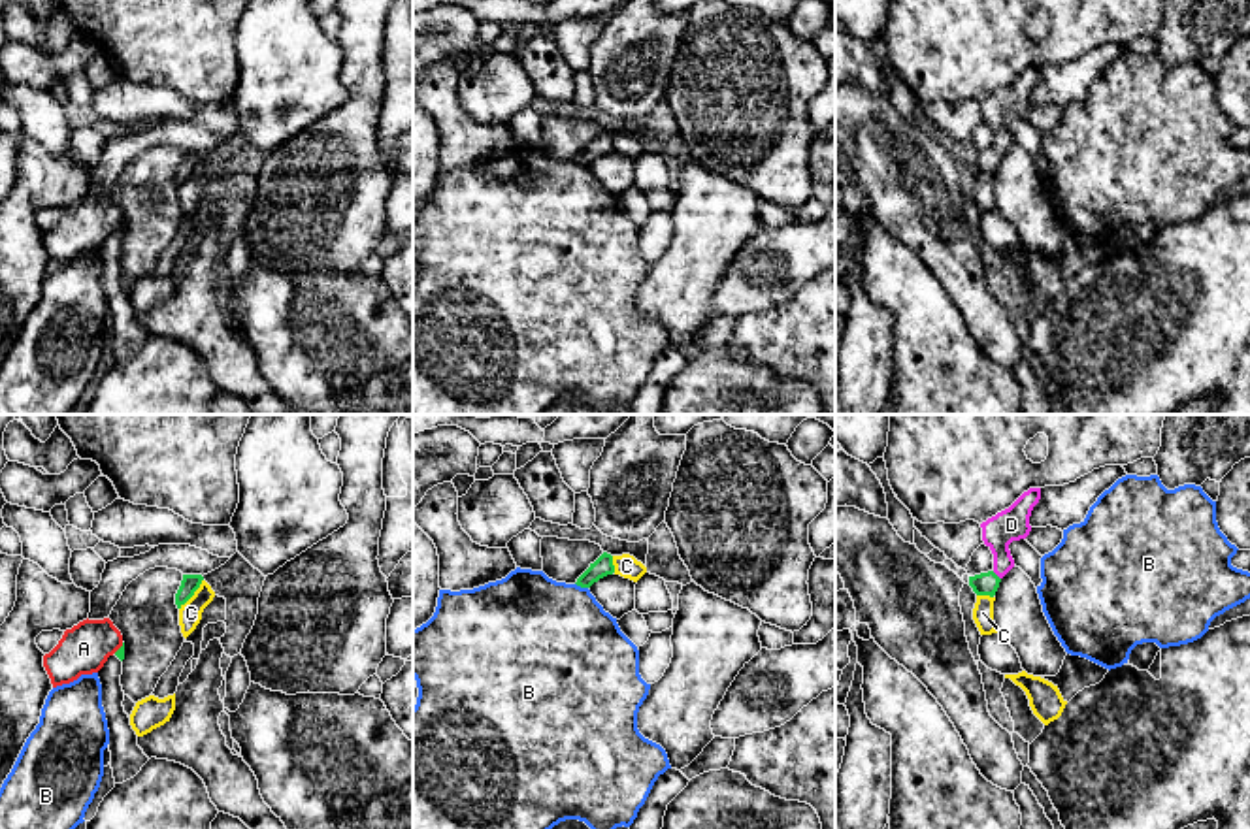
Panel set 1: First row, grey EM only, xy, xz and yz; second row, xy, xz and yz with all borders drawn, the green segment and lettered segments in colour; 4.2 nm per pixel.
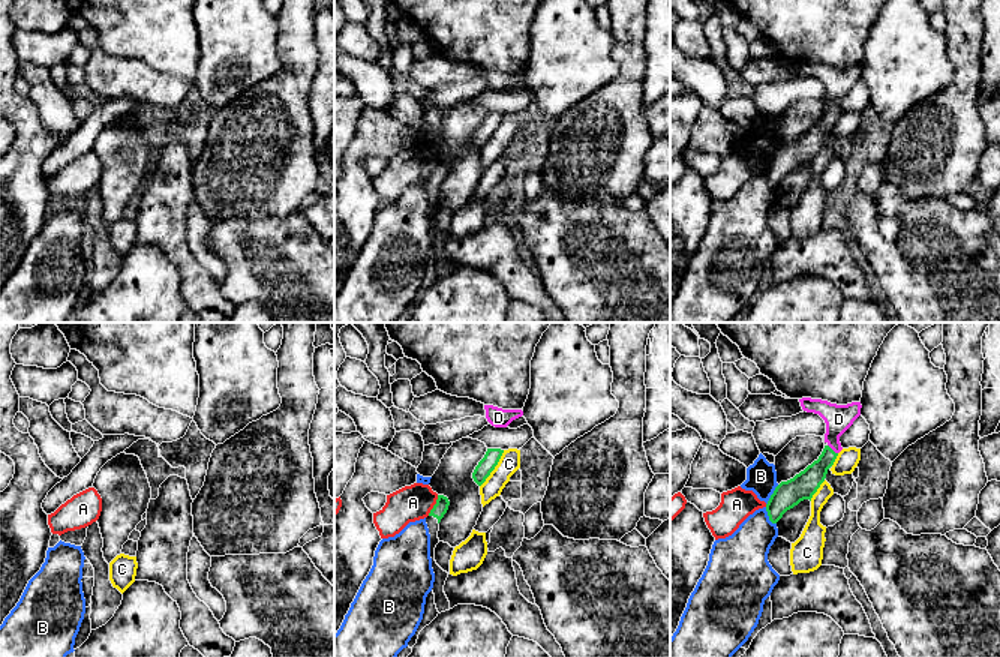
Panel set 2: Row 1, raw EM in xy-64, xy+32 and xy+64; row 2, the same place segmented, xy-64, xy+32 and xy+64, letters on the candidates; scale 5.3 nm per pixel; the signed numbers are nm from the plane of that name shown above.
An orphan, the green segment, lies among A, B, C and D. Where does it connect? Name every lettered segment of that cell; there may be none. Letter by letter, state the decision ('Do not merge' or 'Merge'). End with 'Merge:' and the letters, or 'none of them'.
A: Do not merge
B: Do not merge
C: Do not merge
D: Merge
Merge: D

